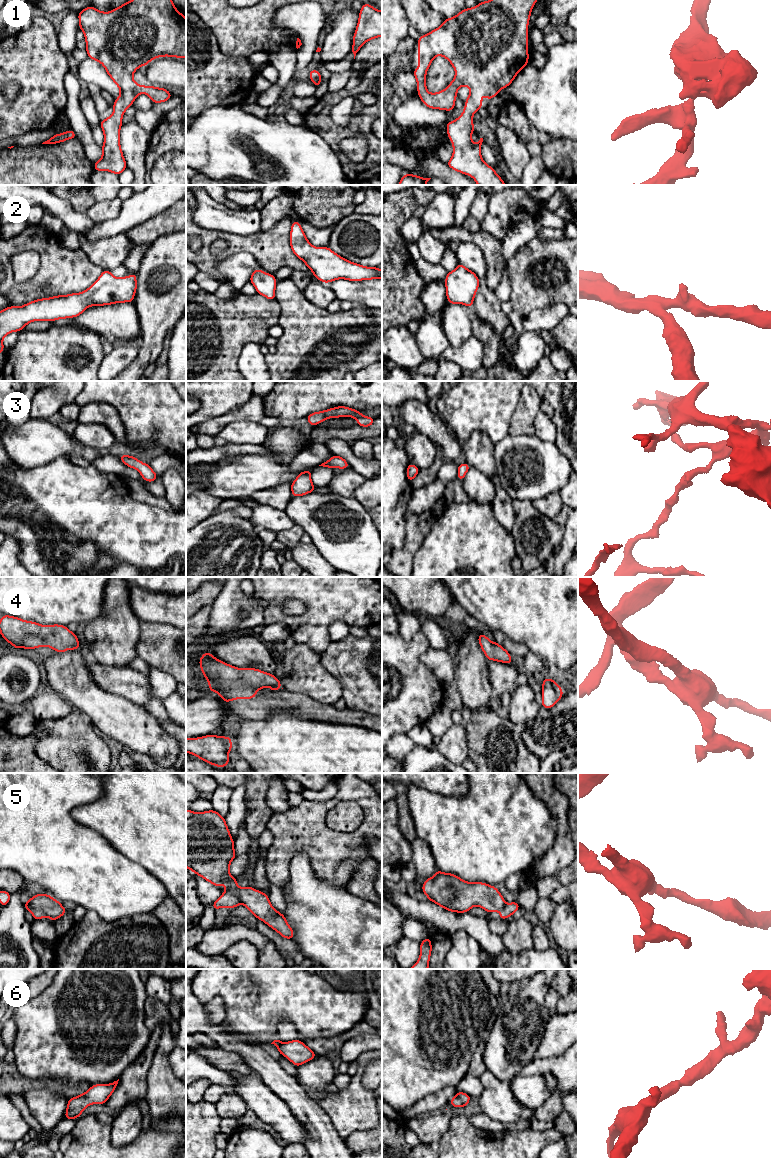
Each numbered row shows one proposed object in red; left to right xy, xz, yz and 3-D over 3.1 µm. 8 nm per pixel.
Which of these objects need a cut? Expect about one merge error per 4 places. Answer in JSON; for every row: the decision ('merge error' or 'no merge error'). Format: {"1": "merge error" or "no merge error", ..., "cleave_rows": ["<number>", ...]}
{"1": "no merge error", "2": "no merge error", "3": "merge error", "4": "no merge error", "5": "merge error", "6": "no merge error", "cleave_rows": ["3", "5"]}

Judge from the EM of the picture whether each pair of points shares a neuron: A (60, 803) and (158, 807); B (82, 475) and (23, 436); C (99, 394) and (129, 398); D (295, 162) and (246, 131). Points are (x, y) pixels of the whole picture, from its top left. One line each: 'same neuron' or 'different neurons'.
A: different neurons
B: different neurons
C: same neuron
D: same neuron

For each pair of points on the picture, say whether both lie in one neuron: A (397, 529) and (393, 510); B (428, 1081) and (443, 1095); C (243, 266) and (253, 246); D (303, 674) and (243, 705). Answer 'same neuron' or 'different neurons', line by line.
A: same neuron
B: different neurons
C: different neurons
D: different neurons

